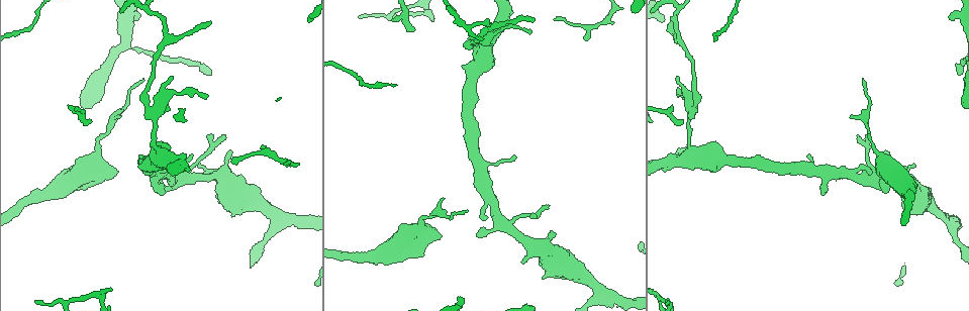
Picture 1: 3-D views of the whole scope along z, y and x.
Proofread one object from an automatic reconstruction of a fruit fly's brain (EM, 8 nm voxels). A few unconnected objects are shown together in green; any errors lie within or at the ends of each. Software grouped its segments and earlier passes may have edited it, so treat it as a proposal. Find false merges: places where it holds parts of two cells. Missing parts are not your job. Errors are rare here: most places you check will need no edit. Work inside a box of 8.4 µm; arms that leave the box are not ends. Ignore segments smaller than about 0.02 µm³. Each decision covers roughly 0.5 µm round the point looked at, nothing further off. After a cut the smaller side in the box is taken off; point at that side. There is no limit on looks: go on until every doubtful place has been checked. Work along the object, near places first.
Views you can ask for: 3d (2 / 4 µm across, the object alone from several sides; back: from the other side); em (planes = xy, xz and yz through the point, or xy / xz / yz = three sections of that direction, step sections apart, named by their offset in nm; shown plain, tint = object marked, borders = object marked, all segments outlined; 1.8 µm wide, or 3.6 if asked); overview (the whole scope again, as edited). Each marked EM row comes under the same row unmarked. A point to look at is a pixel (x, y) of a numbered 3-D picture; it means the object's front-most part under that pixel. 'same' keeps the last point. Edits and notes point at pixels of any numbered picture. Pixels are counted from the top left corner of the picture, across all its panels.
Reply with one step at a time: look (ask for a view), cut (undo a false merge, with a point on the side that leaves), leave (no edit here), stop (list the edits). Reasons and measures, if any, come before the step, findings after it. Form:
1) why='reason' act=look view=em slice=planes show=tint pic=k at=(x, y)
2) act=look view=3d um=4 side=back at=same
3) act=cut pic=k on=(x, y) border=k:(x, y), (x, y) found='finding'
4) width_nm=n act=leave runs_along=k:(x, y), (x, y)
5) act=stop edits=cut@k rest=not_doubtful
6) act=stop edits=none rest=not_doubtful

why='branch point' act=look view=em slice=planes show=tint pic=1 at=(687, 113)

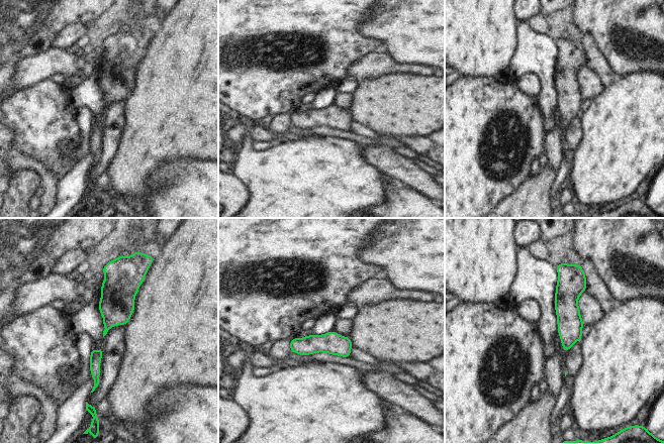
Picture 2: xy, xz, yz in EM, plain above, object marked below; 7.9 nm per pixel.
width_nm=170 act=leave runs_along=2:(563, 270), (567, 279), (566, 347) found='all the same cell'

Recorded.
act=look view=em slice=planes show=tint pic=1 at=(485, 49)

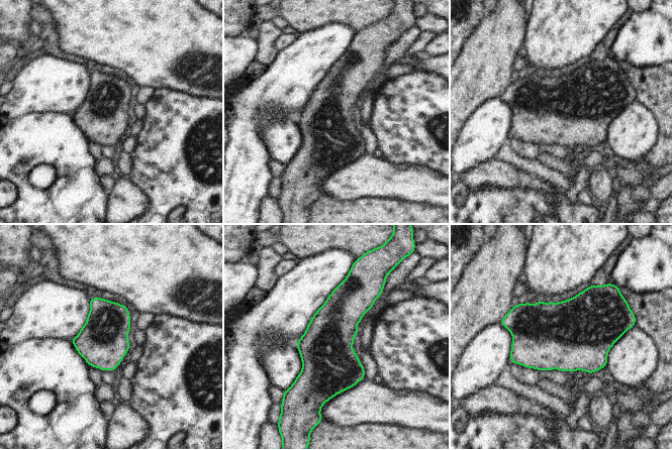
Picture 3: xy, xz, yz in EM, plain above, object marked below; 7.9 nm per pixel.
act=leave found='continuous, no second cell'

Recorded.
why='branch point' act=look view=3d um=4 pic=1 at=(271, 212)

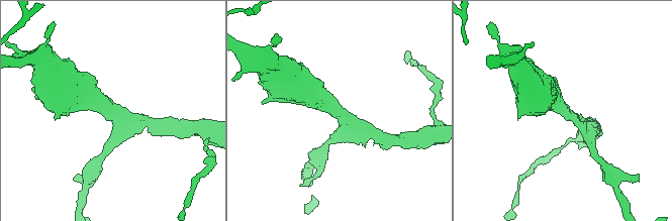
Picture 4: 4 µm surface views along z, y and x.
arms=3 why='shape alone is not enough' act=look view=em slice=planes show=tint pic=4 at=(339, 114)

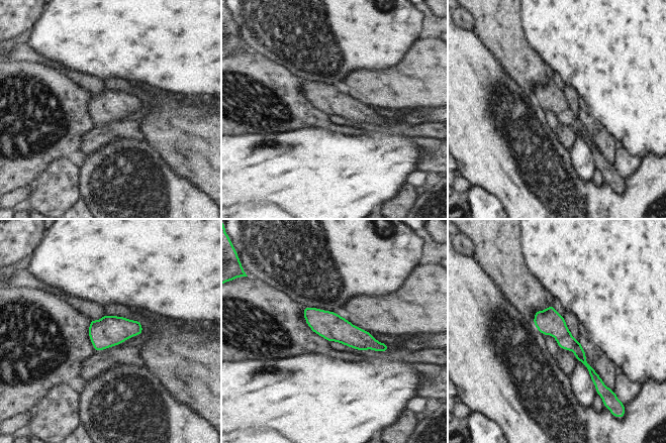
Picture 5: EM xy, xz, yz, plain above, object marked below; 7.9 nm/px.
act=leave found='all the same cell'

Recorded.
act=stop edits=none rest=not_doubtful

